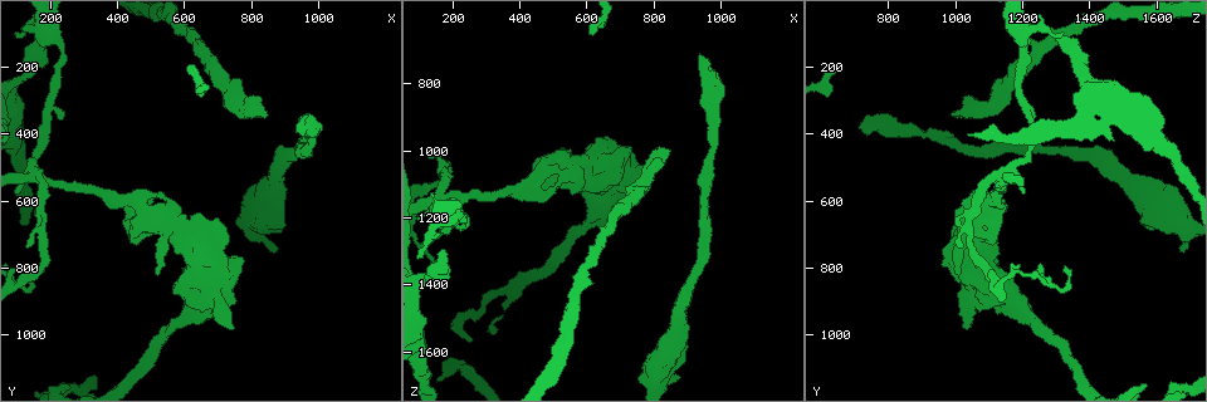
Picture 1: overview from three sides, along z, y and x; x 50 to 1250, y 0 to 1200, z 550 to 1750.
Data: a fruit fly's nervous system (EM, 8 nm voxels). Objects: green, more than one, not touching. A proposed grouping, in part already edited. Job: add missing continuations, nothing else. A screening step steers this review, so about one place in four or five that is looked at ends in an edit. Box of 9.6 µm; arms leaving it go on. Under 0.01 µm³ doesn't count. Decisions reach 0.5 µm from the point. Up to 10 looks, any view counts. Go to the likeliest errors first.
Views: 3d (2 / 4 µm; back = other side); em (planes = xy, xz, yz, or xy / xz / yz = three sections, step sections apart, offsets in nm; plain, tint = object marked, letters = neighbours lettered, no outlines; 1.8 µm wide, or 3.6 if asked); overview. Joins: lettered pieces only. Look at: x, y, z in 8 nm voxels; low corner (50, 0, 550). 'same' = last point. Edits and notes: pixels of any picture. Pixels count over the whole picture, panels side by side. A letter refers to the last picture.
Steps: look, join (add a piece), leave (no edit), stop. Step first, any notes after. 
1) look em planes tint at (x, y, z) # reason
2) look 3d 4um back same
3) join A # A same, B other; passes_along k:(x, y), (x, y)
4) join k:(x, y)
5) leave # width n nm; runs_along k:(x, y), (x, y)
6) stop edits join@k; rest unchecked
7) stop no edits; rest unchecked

look 3d 2um at (620, 200, 650)

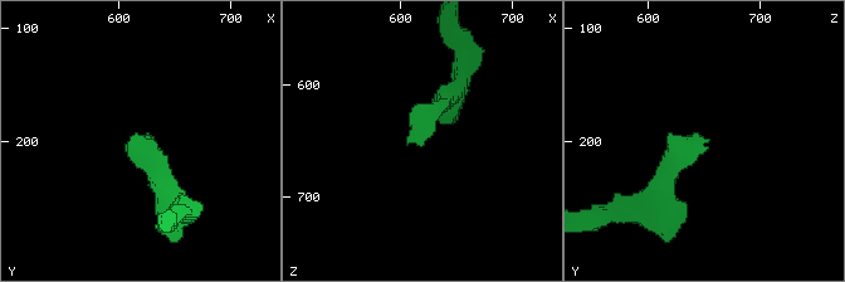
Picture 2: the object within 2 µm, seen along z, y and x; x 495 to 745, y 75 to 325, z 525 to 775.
look em yz step 16 tint at (616, 200, 656)

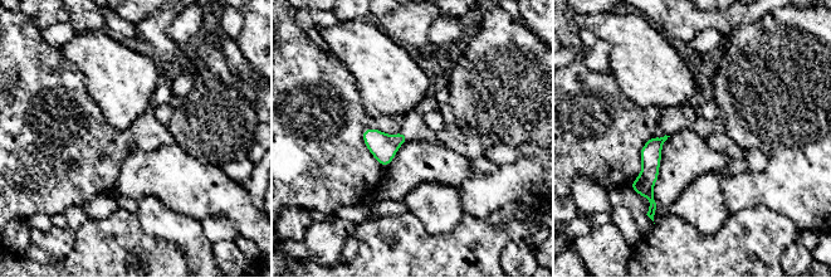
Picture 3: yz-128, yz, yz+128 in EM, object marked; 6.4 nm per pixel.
look em yz step 16 letters same # what lies round it

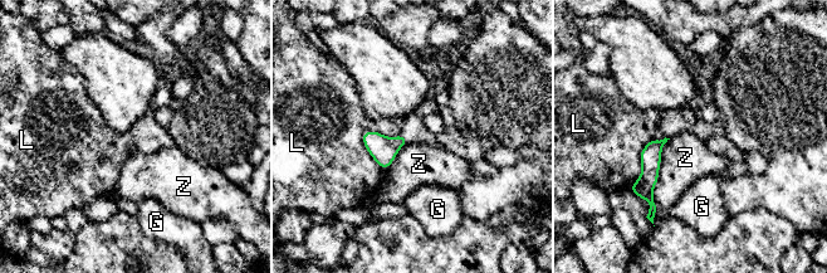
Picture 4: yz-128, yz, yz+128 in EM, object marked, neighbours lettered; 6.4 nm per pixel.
leave # G other, L other, Z other; border 4:(670, 139), (661, 150), (652, 199); no lettered piece goes on from it

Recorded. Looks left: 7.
look 3d 2um at (170, 540, 1130) # abrupt turn

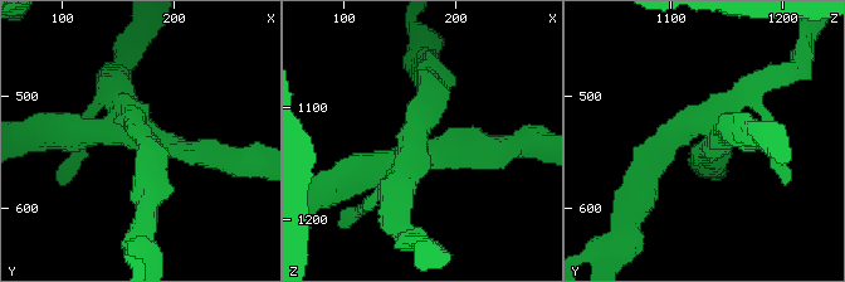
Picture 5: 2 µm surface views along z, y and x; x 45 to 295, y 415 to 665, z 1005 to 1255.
look em planes tint at (180, 542, 1136) # now the EM

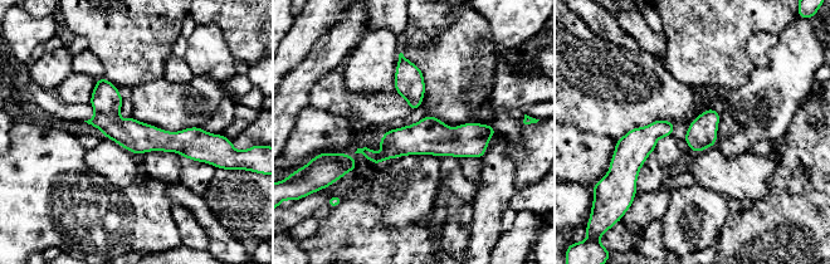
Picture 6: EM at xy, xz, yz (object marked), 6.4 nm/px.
look em planes letters same # what lies round it

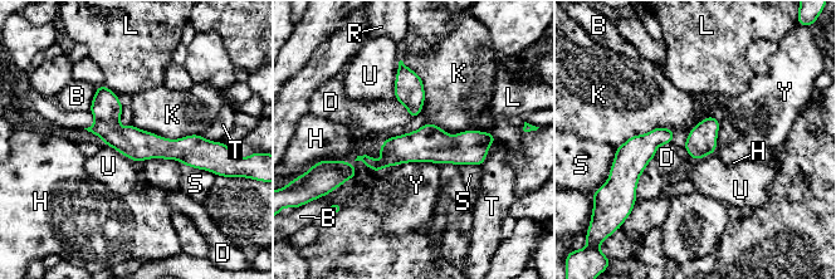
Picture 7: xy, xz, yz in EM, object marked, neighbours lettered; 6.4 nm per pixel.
leave # B other, D other, H other, K other, L other, R other, S other, T other, U other, Y other; border 7:(132, 123), (167, 138), (201, 136); none of them fits

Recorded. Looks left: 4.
look em yz step 16 letters at (820, 290, 1040) # free end

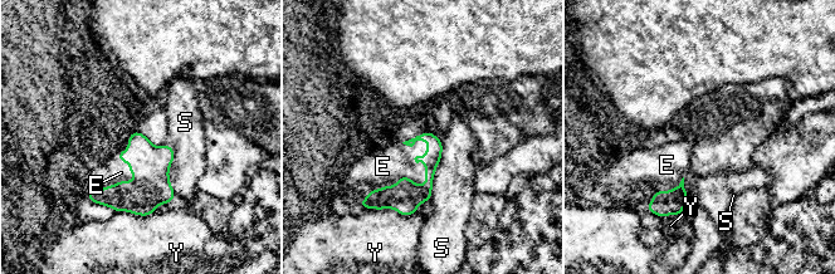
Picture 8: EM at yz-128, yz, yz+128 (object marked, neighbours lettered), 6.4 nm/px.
look em xz step 16 letters same # cut it another way

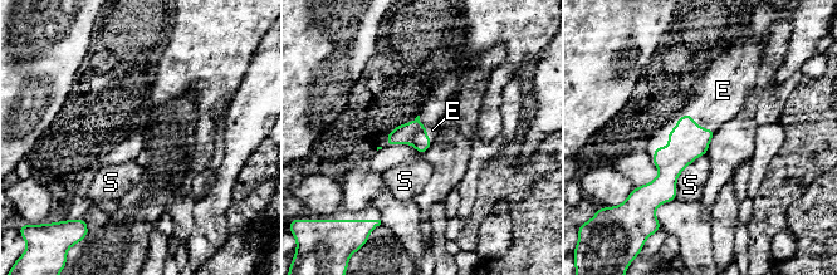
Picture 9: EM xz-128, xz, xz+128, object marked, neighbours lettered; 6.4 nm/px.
join E # longest_contact E 200 nm; E same, S other; passes_along 9:(688, 141), (700, 126), (722, 93); the cell continues

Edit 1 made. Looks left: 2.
look em planes letters at (130, 740, 1010)

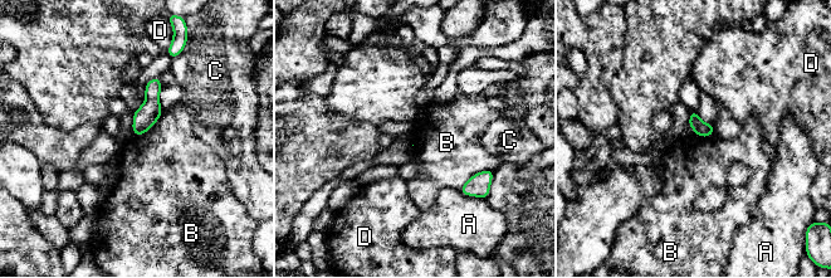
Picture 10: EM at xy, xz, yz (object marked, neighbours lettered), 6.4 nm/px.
leave # A other, B other, C other, D other; border 10:(493, 170), (474, 172), (458, 189); none of them fits

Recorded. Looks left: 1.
stop edits join@9; rest unchecked

